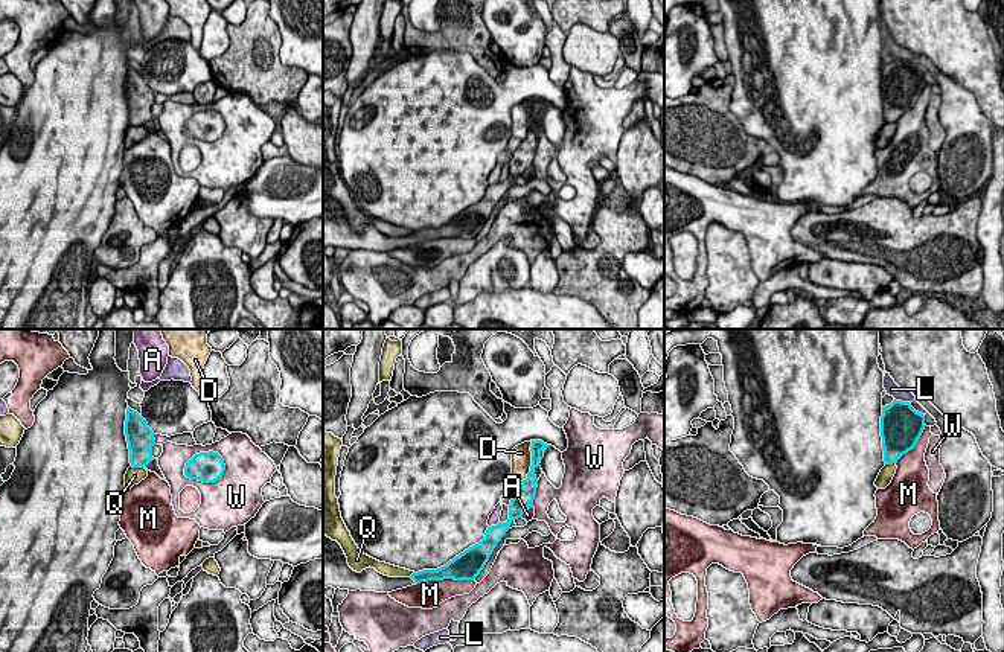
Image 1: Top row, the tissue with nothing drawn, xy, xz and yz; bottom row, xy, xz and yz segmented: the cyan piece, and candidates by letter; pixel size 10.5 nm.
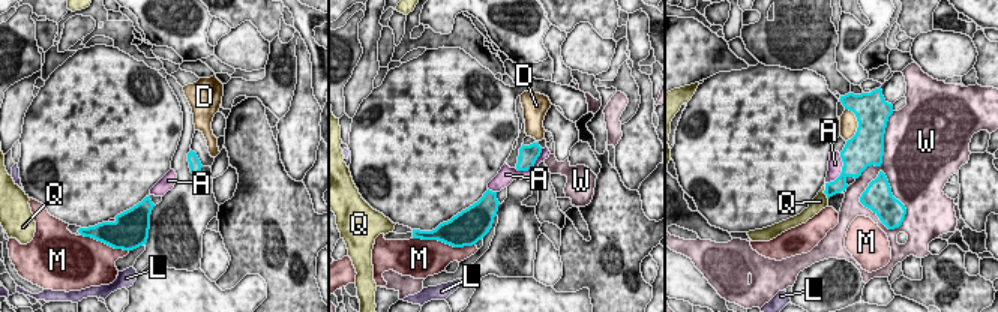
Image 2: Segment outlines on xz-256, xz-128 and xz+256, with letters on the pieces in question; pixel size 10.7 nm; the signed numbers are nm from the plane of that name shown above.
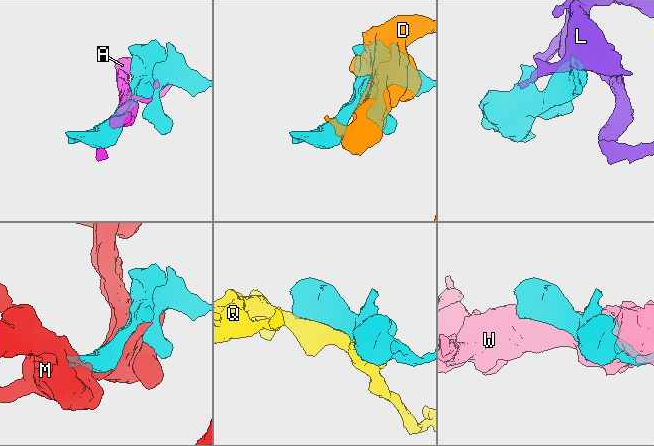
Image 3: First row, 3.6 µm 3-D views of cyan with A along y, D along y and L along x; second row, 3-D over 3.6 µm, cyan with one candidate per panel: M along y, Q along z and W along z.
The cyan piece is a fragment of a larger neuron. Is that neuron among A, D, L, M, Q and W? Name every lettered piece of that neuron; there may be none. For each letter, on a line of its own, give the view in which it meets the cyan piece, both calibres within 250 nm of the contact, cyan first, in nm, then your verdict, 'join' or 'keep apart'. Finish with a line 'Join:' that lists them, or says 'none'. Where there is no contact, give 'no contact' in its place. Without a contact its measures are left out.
A: xz | 190/130 nm | keep apart
D: xz | 160/220 nm | keep apart
L: yz | 440/140 nm | keep apart
M: xz | 280/300 nm | keep apart
Q: xy | 260/180 nm | keep apart
W: xy | 320/420 nm | keep apart
Join: none

